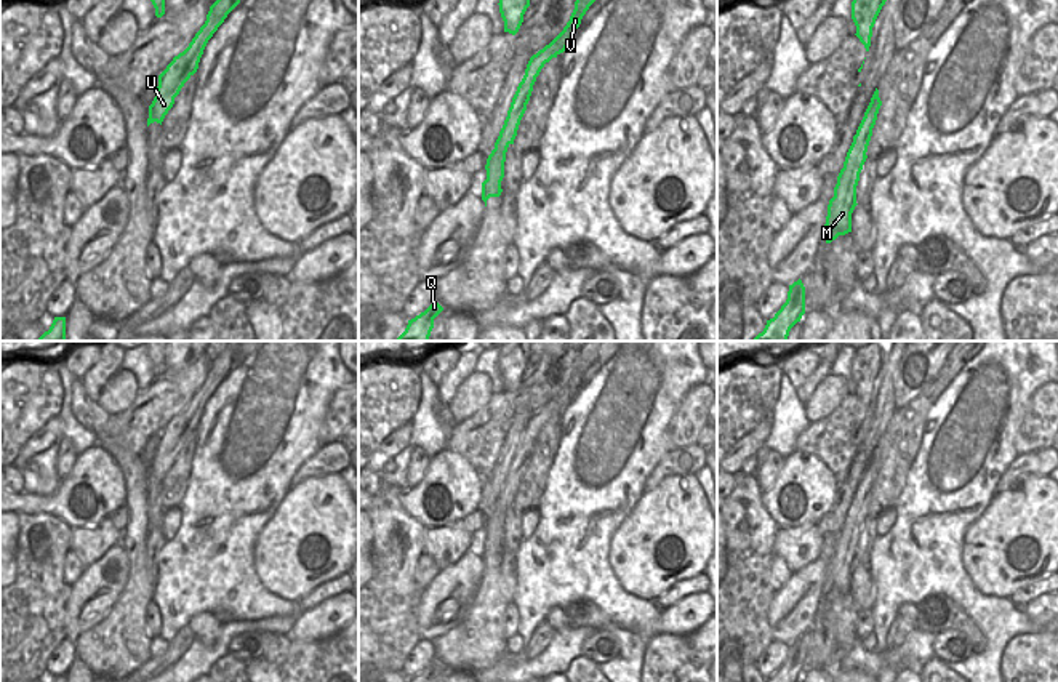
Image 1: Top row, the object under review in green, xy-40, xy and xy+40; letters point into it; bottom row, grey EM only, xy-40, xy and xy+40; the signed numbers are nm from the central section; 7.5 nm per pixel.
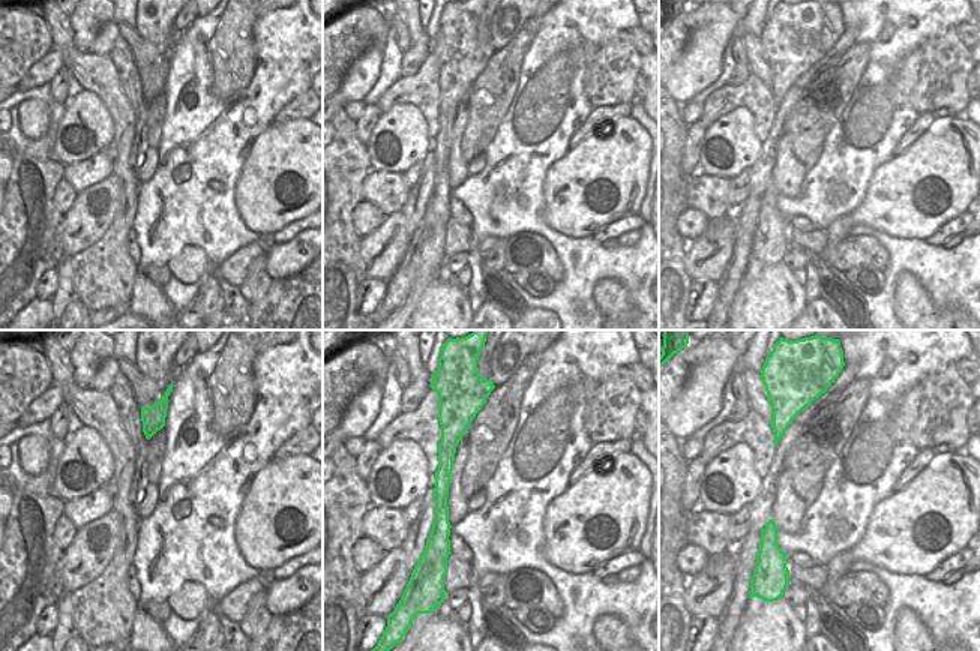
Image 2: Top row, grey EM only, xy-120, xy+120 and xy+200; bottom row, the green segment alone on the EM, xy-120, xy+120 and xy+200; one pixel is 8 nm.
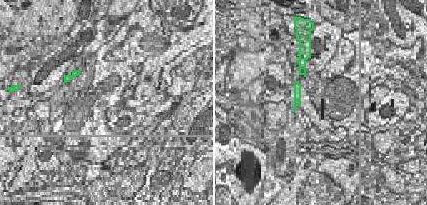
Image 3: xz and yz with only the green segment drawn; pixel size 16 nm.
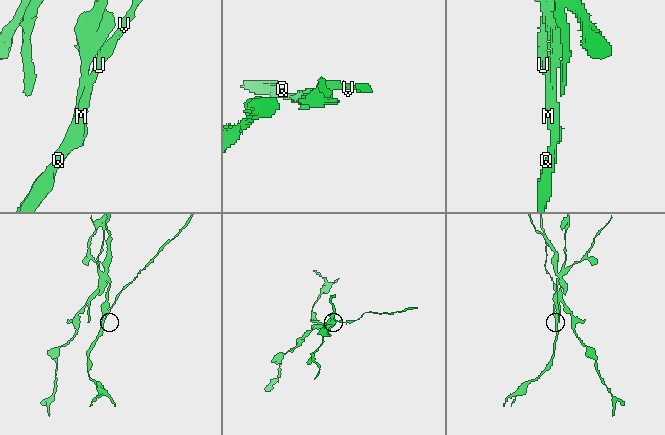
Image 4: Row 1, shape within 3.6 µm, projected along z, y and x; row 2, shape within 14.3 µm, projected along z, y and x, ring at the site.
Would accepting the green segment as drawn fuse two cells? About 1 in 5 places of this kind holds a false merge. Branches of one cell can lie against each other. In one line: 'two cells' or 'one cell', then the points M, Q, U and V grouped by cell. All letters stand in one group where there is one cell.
two cells; groups M Q / U V

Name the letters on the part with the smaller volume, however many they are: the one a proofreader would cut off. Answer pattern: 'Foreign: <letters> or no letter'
Foreign: U, V

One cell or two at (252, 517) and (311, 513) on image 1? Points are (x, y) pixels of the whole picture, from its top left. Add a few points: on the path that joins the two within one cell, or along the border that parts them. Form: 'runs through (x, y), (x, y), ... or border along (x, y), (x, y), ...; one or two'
border along (292, 487), (261, 530), (253, 549); two

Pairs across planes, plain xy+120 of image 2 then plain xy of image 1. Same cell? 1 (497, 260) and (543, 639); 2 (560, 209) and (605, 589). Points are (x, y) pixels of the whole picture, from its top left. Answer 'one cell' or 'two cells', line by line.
1: one cell
2: two cells

